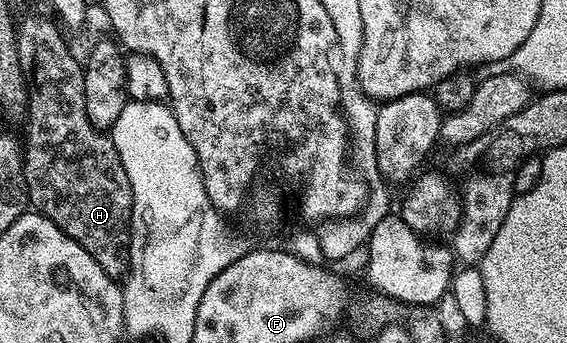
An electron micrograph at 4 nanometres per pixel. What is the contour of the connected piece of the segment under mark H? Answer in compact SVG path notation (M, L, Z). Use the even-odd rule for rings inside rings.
M21 18L16 25L18 61L22 65L24 82L28 85L29 93L26 108L28 132L22 135L24 189L28 192L29 204L39 214L54 221L54 225L58 225L62 233L66 233L66 237L78 241L78 245L82 245L82 249L86 249L86 253L90 253L90 257L94 257L94 261L98 261L98 265L102 265L108 275L120 277L128 270L126 240L132 221L130 177L126 177L126 169L111 134L105 133L90 121L84 100L84 68L81 60L76 60L68 52L61 28L49 19ZM64 159L72 159L72 175L76 178L76 184L68 183L65 187Z

